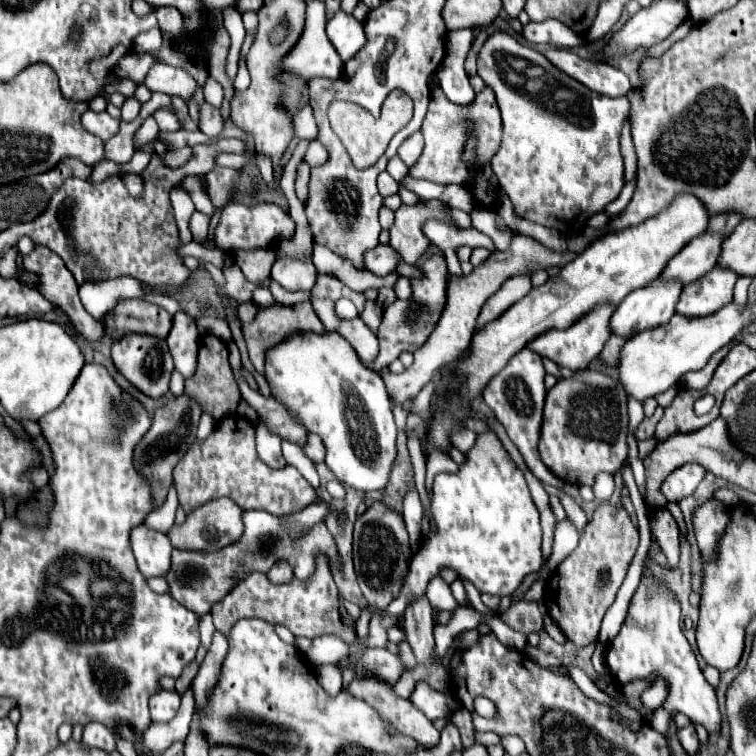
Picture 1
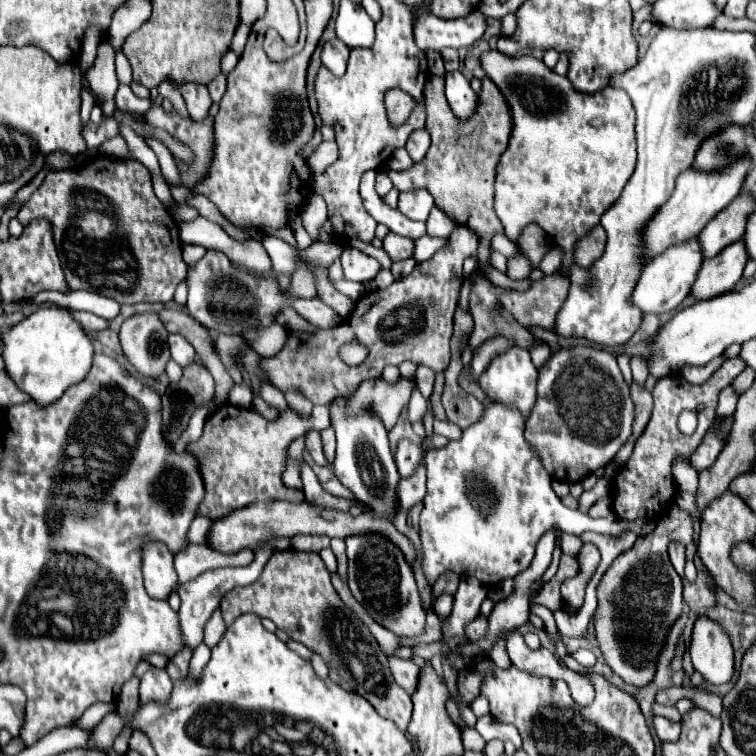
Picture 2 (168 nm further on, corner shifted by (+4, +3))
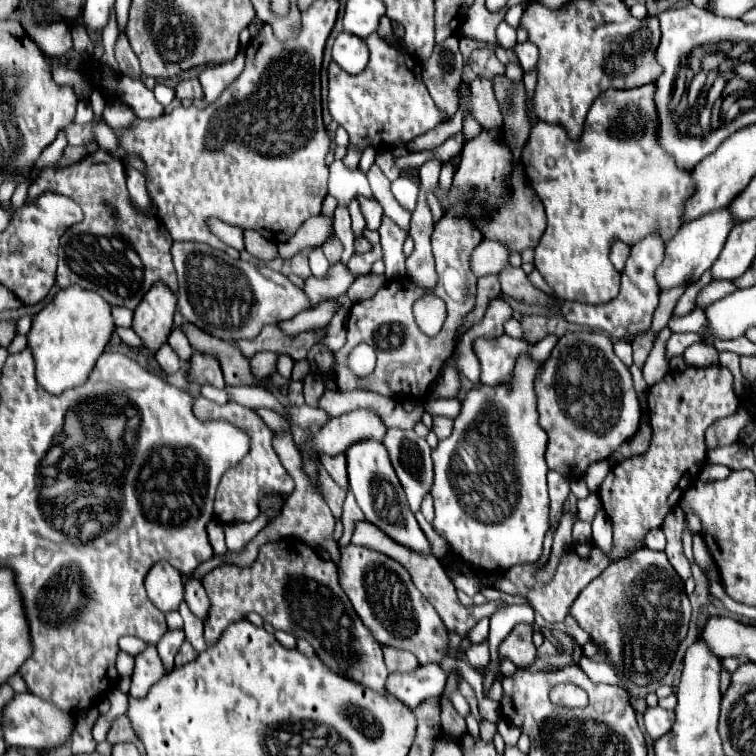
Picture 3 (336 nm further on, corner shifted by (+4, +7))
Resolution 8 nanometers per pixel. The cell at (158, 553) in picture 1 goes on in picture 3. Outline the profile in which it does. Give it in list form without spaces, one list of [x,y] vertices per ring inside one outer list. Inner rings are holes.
[[[159,560],[151,566],[145,576],[145,588],[149,600],[161,610],[177,610],[179,602],[183,600],[183,582],[179,570],[173,568],[167,560]]]

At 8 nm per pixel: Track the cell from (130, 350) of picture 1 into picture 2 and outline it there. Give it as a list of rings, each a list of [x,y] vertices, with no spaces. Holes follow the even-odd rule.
[[[141,312],[127,318],[119,332],[123,354],[141,376],[149,378],[157,378],[165,372],[165,364],[171,358],[167,336],[169,332],[157,312]]]

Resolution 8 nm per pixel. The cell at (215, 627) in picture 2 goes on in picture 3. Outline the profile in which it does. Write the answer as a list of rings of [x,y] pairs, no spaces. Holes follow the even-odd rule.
[[[191,578],[185,586],[185,600],[187,600],[187,606],[189,610],[201,620],[205,622],[209,618],[209,610],[211,610],[211,600],[205,592],[205,588],[201,588],[201,582]]]

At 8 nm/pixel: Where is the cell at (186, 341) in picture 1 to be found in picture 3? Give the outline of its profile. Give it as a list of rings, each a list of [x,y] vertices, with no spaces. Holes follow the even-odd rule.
[[[175,328],[175,330],[169,334],[169,346],[177,352],[177,356],[179,356],[183,362],[187,362],[187,360],[191,358],[191,354],[193,354],[193,348],[191,348],[191,344],[189,344],[189,340],[187,340],[187,336],[183,334],[181,328]]]

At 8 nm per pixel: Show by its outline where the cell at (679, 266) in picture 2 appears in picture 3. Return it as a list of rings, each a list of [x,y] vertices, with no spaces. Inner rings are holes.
[[[729,208],[705,214],[705,216],[693,220],[689,224],[683,224],[681,230],[665,244],[663,262],[655,270],[655,280],[657,280],[659,288],[671,290],[675,286],[683,286],[685,282],[687,284],[697,282],[701,278],[701,274],[705,270],[709,270],[711,264],[717,260],[717,256],[725,244],[725,238],[733,226],[735,226],[735,222],[729,214]]]

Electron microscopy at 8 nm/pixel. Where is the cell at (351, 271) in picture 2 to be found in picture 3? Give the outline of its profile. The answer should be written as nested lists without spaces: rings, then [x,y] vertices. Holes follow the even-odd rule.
[[[341,262],[333,264],[327,272],[325,278],[307,278],[305,282],[305,294],[313,300],[313,306],[321,304],[323,300],[335,298],[343,292],[347,292],[347,288],[357,280],[357,276]]]

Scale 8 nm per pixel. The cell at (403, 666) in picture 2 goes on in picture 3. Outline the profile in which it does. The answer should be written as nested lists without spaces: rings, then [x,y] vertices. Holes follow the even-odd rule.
[[[425,664],[413,672],[393,672],[387,680],[387,690],[405,706],[417,708],[429,696],[441,696],[447,674],[439,664]]]

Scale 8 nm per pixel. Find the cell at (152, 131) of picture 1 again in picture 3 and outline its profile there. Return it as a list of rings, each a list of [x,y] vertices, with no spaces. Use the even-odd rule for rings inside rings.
[[[156,84],[153,92],[157,101],[165,107],[168,106],[175,98],[175,91],[163,84]]]

